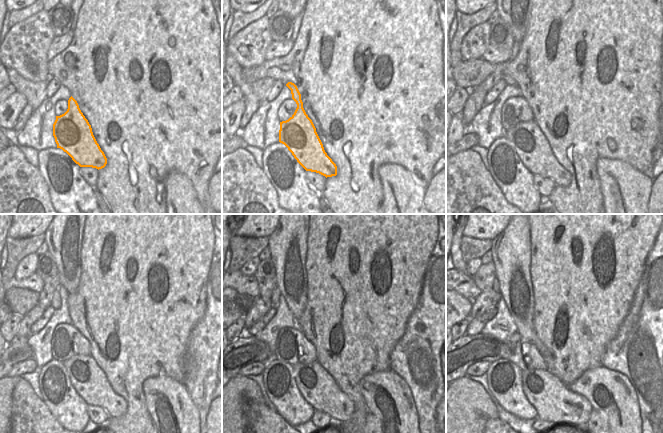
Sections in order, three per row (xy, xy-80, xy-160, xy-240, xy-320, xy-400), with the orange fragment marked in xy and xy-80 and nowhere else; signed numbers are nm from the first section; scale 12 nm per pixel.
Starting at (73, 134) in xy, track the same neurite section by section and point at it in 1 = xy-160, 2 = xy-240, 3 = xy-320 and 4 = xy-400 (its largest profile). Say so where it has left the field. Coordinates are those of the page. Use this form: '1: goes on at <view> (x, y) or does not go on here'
1: goes on at xy-160 (532, 147)
2: goes on at xy-240 (88, 379)
3: goes on at xy-320 (317, 386)
4: goes on at xy-400 (554, 401)

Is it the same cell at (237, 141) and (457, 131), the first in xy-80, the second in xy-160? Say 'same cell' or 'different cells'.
different cells

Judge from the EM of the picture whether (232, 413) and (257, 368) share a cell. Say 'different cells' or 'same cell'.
same cell

